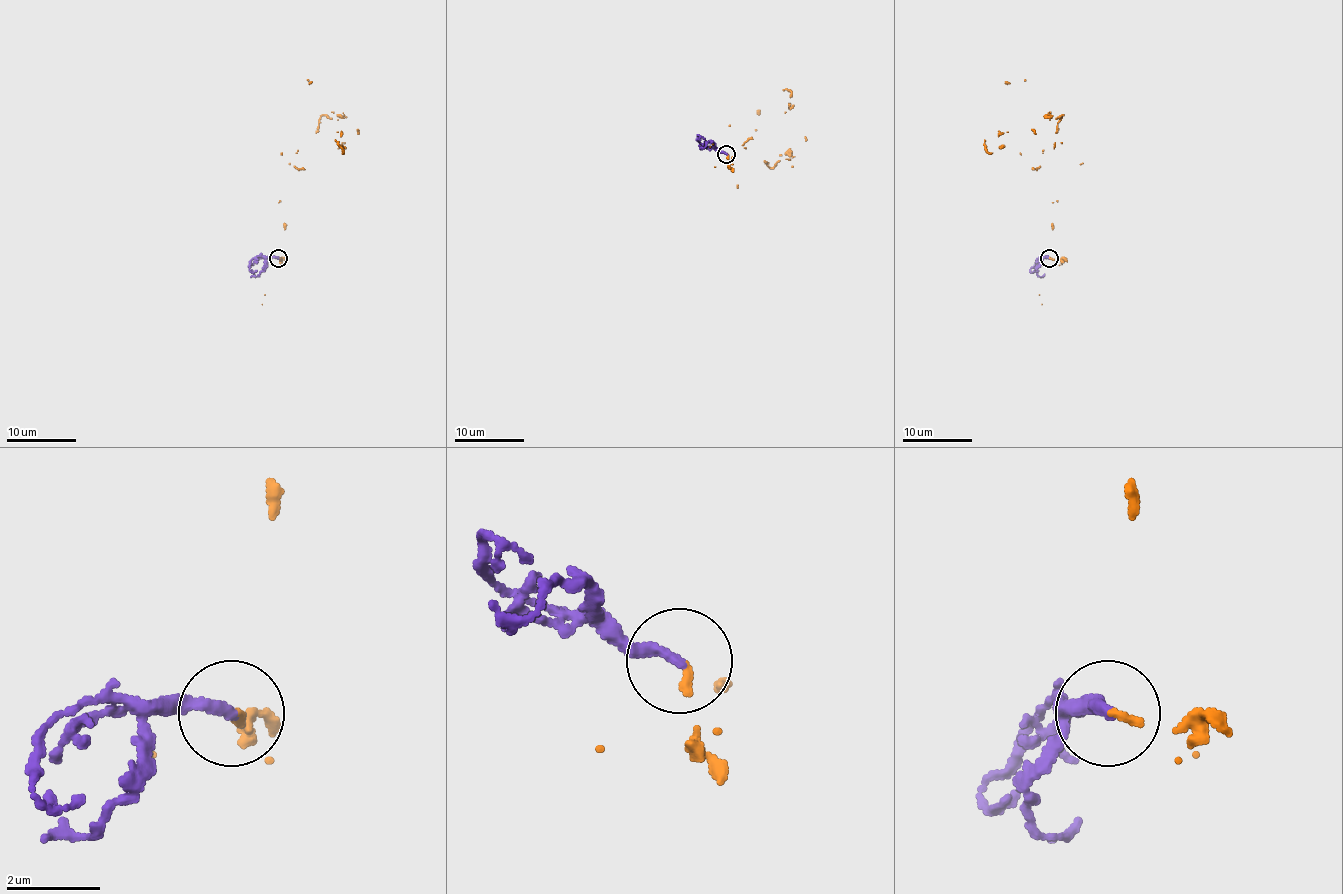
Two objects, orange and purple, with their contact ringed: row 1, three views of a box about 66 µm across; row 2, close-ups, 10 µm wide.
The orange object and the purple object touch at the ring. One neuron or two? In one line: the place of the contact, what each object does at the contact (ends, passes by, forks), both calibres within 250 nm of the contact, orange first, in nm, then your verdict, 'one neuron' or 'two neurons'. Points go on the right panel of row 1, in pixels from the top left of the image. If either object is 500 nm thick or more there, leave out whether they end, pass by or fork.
at (1049, 258); orange ends there; purple ends there; 150 nm thick on the orange side, 240 nm on the other; one neuron

